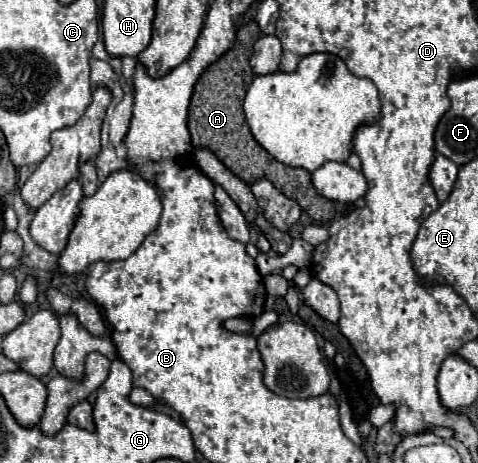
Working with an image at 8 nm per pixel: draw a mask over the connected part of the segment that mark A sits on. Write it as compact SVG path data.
M249 22L237 30L237 40L235 46L229 48L217 62L207 66L201 74L201 78L195 84L191 106L189 106L189 132L191 132L191 144L205 146L217 154L217 158L241 180L247 184L253 184L259 178L267 178L273 182L273 186L283 192L287 198L293 198L311 218L315 224L323 224L333 220L335 208L333 202L319 196L317 190L311 184L311 172L303 168L291 168L281 162L277 162L265 148L261 148L243 114L243 98L249 88L249 84L255 78L255 72L251 70L249 56L253 52L253 40L261 36L261 30L255 22Z

